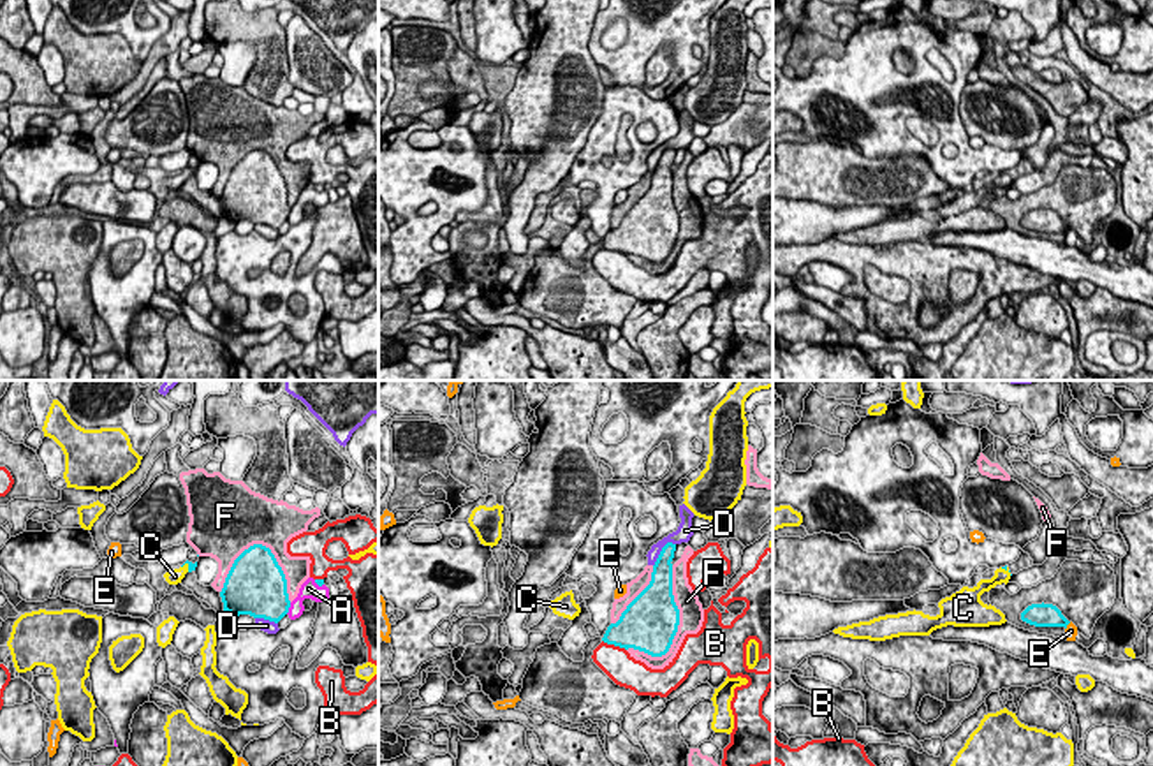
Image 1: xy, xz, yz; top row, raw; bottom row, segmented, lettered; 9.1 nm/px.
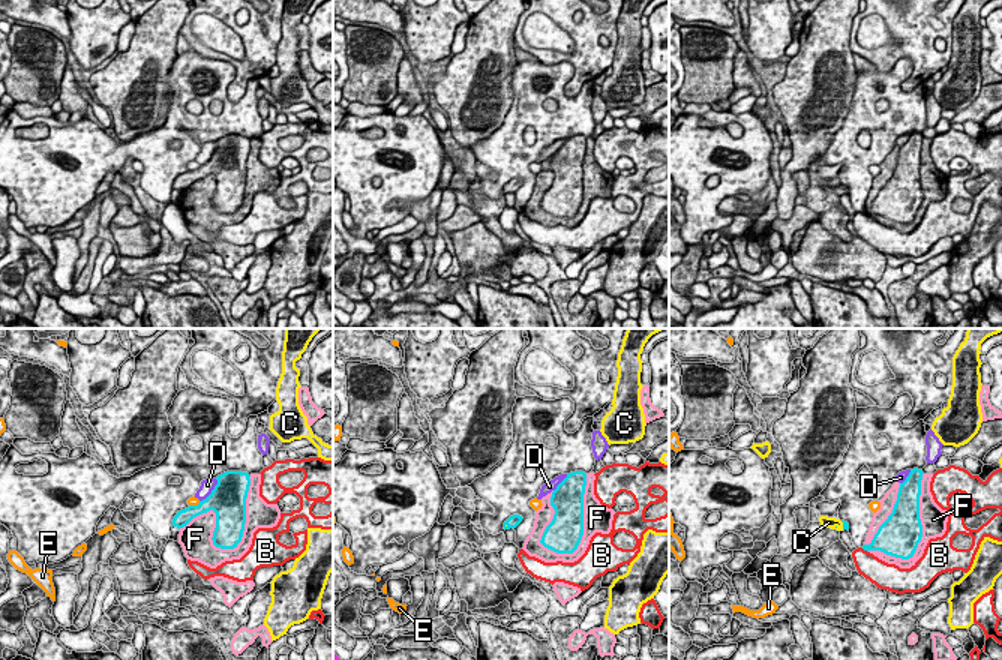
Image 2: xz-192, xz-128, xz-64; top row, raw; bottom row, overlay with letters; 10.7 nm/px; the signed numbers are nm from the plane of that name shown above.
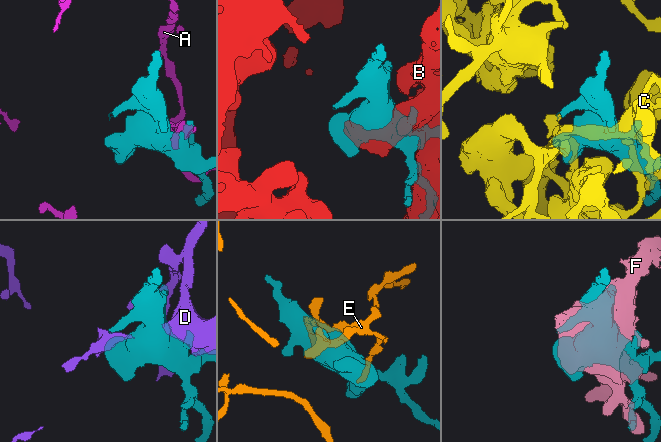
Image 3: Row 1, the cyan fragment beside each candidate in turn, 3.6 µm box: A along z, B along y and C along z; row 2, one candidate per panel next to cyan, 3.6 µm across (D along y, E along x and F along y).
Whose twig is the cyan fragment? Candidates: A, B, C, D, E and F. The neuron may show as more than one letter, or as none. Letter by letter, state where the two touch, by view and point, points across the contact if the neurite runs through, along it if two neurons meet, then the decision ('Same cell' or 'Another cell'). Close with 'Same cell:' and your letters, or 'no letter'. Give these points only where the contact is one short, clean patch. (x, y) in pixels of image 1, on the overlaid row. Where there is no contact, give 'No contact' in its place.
A: Touches cyan at xy (289, 606). Another cell
B: Touches cyan at xz (615, 645). Another cell
C: Touches cyan at xy (189, 567). Same cell
D: Touches cyan at xz (660, 552). Another cell
E: Touches cyan at yz (1067, 624). Another cell
F: Touches cyan at xz (676, 629). Another cell
Same cell: C

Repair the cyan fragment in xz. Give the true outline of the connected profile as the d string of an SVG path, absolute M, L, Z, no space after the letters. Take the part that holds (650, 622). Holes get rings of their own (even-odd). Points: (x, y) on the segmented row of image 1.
M672 542L662 548L650 585L627 606L620 620L607 627L604 643L651 657L669 652L679 625L679 609L672 595L674 551Z

